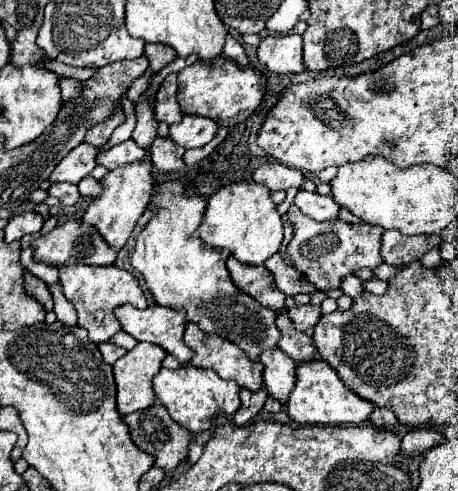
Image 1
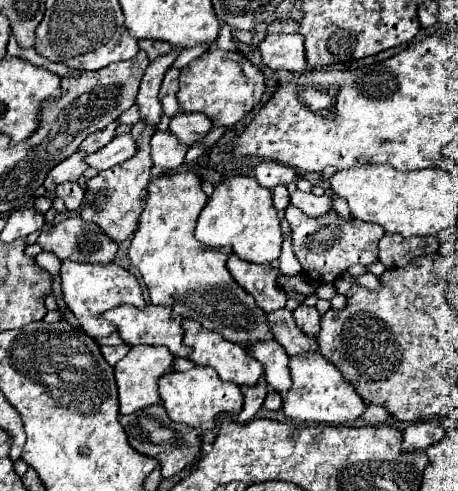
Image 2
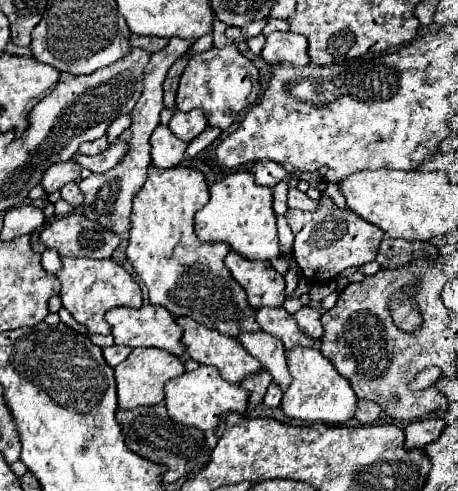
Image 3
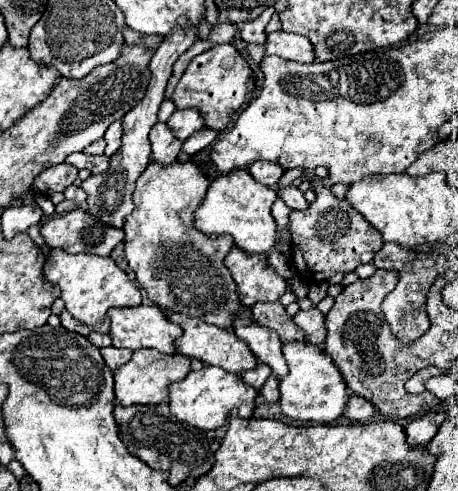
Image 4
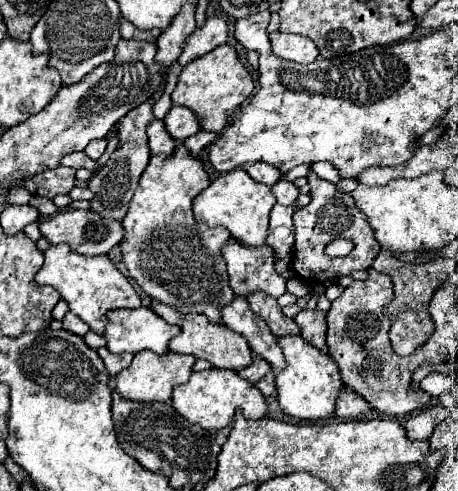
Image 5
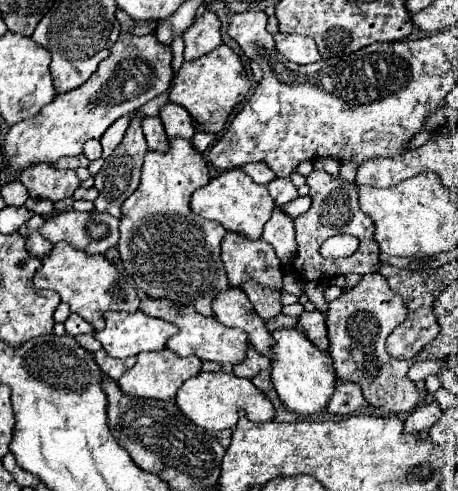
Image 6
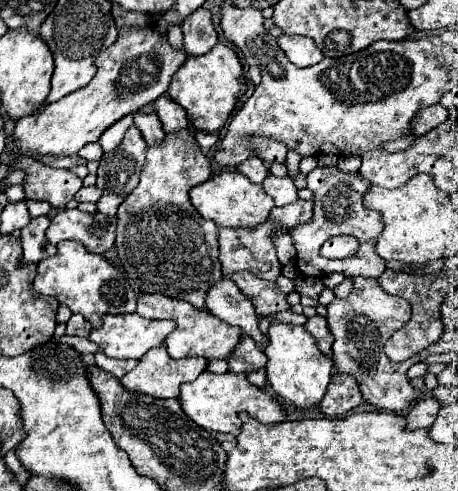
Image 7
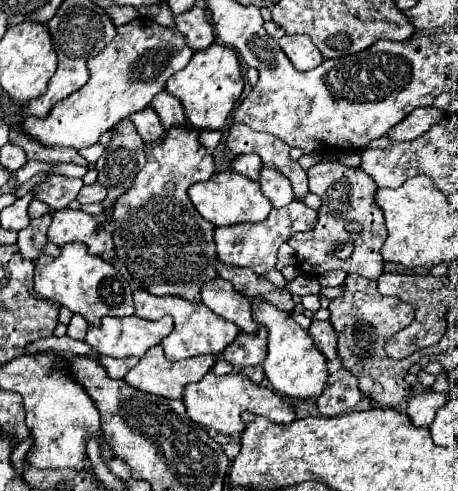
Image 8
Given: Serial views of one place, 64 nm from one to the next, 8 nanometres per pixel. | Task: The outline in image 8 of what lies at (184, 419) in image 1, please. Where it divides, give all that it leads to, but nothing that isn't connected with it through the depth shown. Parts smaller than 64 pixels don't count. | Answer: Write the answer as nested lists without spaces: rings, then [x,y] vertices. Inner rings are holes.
[[[208,372],[200,382],[188,384],[184,390],[184,406],[188,416],[206,428],[216,428],[216,432],[226,436],[238,436],[244,432],[246,424],[240,418],[242,412],[254,412],[260,416],[266,416],[268,420],[276,424],[290,424],[296,420],[294,408],[276,392],[270,388],[264,388],[260,384],[254,384],[248,376],[240,372],[232,372],[226,376],[216,376],[214,372]]]

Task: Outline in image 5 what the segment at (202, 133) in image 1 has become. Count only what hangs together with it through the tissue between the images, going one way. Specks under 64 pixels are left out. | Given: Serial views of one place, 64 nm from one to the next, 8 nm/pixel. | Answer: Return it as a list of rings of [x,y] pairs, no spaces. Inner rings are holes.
[[[172,106],[170,112],[164,116],[164,124],[166,124],[168,134],[178,142],[186,140],[188,136],[192,136],[200,130],[200,124],[198,124],[194,112],[184,106]]]

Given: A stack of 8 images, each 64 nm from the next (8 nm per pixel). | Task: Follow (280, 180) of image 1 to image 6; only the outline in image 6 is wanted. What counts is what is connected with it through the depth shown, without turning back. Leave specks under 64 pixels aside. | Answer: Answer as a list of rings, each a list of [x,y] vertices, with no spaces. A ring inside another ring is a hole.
[[[250,162],[250,164],[244,164],[242,168],[256,184],[268,184],[270,180],[276,178],[276,174],[264,164],[264,162]]]

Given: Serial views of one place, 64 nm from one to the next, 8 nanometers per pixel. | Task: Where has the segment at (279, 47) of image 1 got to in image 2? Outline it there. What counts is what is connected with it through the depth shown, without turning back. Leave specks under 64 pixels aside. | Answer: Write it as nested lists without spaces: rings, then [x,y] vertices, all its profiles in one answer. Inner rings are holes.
[[[268,34],[260,44],[262,60],[272,70],[306,70],[304,36],[302,34]]]

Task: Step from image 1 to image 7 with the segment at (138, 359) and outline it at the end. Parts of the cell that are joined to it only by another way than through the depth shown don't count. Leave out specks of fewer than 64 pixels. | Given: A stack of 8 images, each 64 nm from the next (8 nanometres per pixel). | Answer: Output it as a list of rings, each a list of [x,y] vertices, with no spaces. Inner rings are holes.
[[[160,346],[160,348],[152,348],[148,354],[144,354],[144,358],[138,360],[138,366],[134,370],[126,372],[120,382],[132,392],[142,392],[142,394],[156,396],[156,398],[178,398],[180,384],[196,380],[206,370],[206,366],[208,366],[206,358],[180,358],[180,360],[174,360],[174,358],[168,356],[166,348]]]

